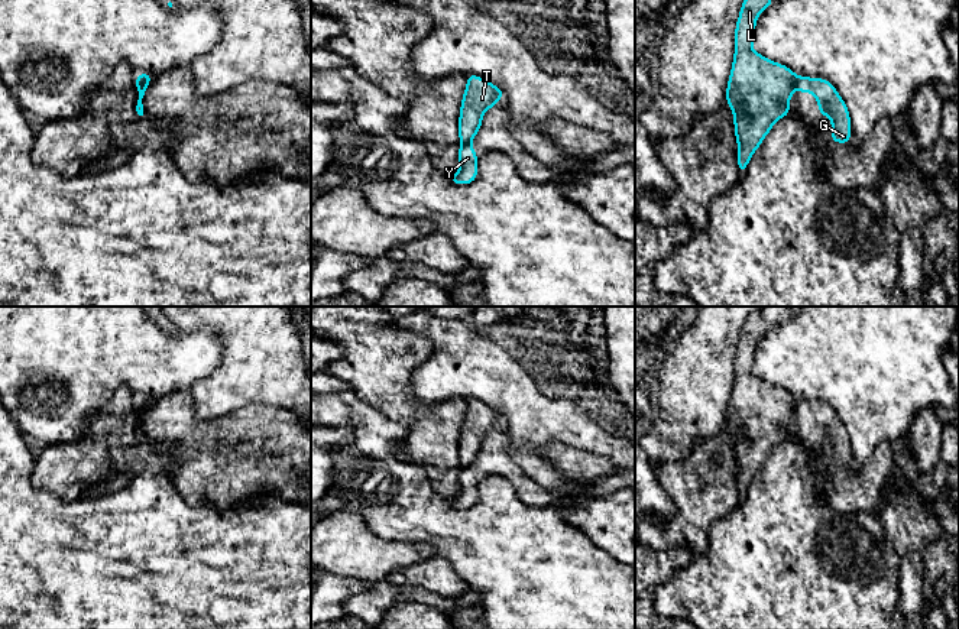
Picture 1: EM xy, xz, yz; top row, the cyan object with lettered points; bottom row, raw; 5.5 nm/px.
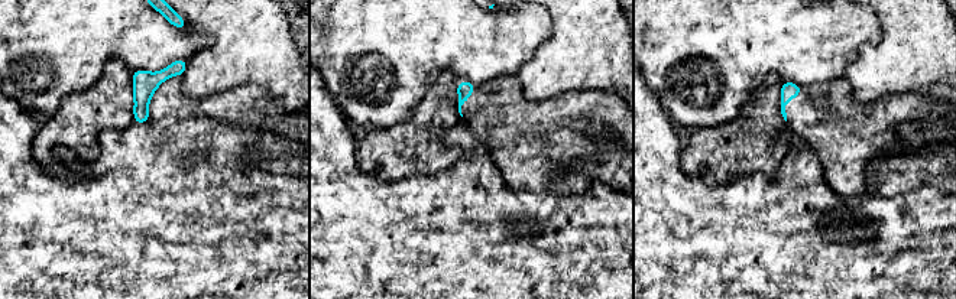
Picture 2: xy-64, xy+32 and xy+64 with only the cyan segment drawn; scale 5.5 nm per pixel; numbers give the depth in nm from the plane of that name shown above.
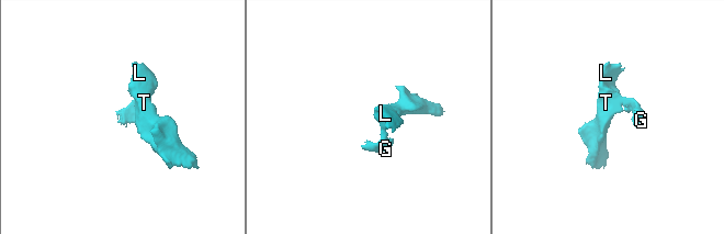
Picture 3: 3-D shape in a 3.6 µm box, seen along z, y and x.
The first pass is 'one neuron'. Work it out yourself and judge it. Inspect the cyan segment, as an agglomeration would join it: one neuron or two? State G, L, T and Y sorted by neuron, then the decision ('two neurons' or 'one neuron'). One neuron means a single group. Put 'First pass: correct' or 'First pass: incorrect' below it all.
groups G Y / L T; two neurons
First pass: incorrect

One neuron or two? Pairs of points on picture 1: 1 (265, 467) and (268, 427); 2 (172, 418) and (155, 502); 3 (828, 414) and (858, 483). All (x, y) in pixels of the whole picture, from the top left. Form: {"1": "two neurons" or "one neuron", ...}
{"1": "one neuron", "2": "two neurons", "3": "one neuron"}

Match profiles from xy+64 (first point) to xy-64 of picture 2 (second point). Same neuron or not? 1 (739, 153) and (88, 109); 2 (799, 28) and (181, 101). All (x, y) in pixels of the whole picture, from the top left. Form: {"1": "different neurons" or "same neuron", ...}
{"1": "same neuron", "2": "different neurons"}

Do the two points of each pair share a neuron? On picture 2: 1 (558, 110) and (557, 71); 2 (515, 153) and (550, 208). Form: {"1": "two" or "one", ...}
{"1": "two", "2": "two"}

